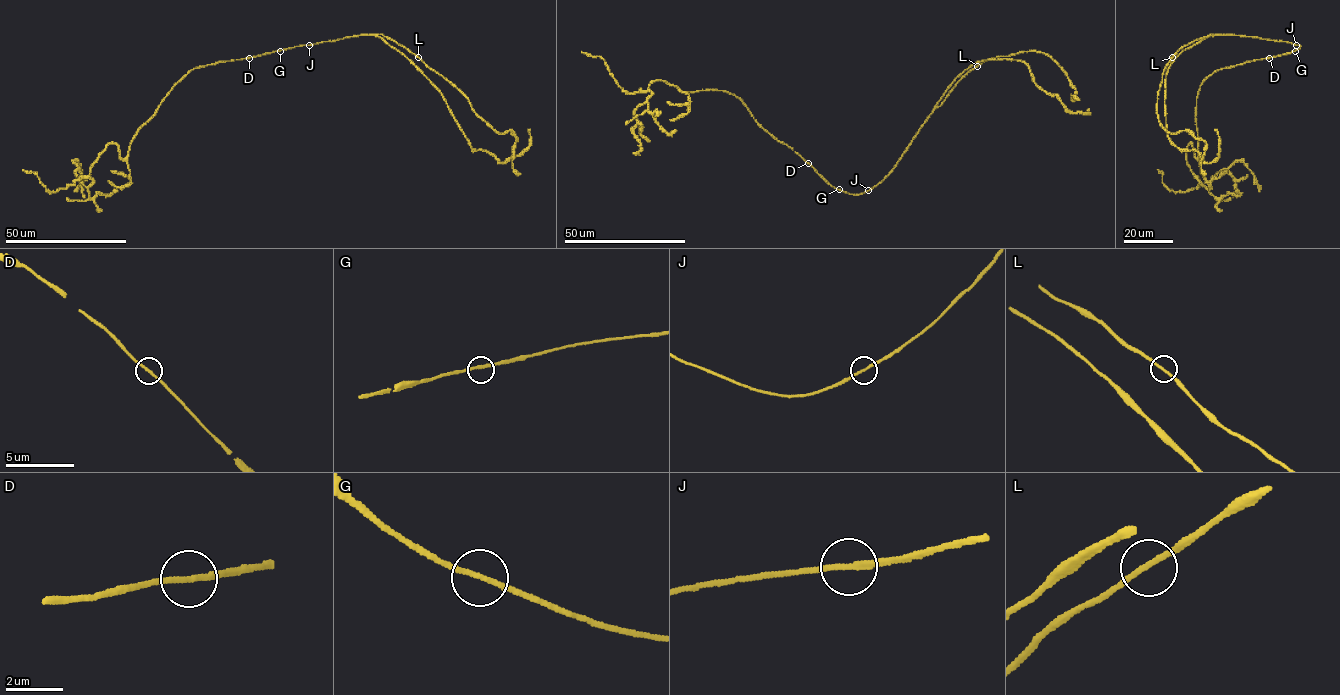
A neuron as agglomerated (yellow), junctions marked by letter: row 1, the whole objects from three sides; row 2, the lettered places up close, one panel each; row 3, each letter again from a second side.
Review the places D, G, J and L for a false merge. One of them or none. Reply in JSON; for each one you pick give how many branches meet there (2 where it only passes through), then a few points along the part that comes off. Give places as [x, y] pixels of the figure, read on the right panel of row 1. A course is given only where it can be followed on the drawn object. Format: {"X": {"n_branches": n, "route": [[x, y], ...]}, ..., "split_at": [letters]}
{"split_at": []}

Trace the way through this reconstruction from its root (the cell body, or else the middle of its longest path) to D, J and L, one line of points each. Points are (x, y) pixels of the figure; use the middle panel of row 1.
D: (839, 189), (831, 186), (807, 162)
J: (839, 189), (852, 194), (868, 190)
L: (839, 189), (860, 194), (877, 185), (894, 167), (929, 115), (941, 104), (955, 85), (977, 66)

